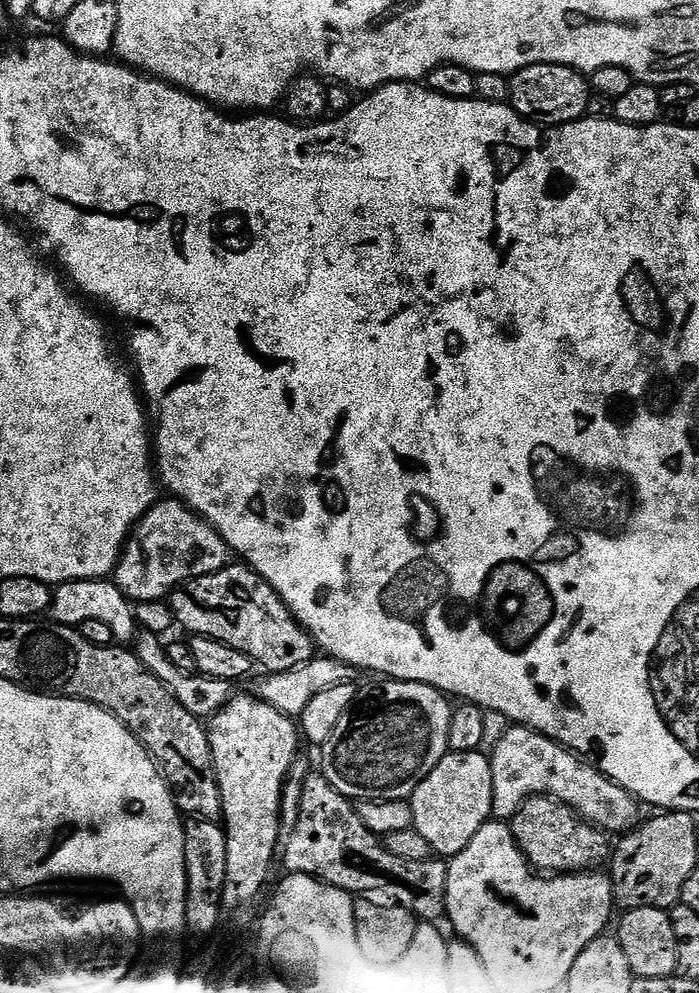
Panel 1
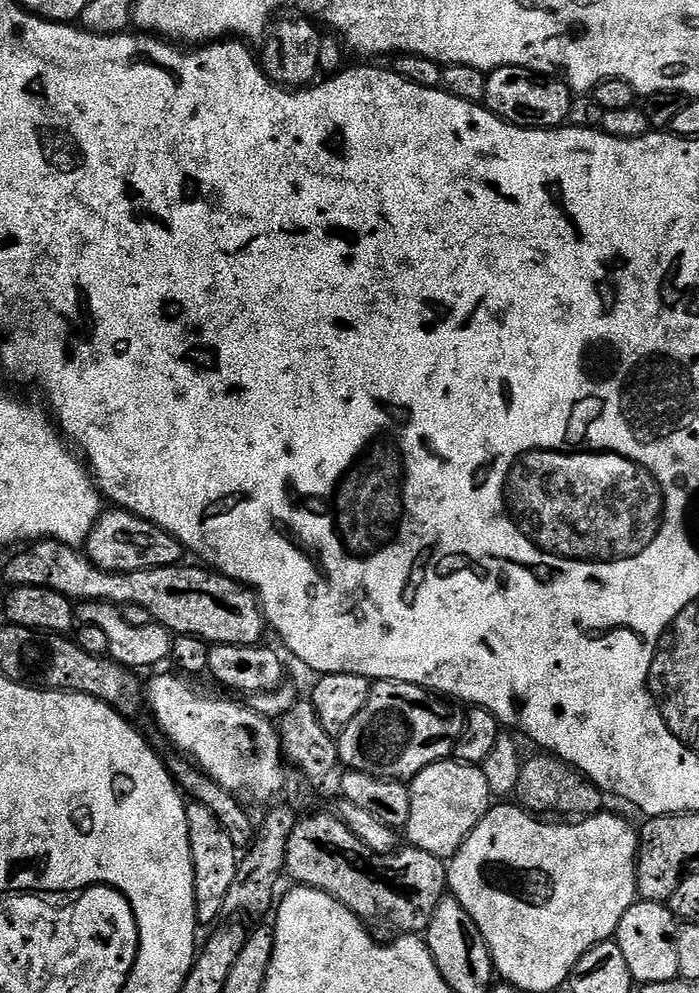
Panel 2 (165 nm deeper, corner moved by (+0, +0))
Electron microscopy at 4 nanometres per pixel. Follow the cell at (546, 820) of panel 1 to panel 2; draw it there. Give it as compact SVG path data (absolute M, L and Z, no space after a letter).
M536 755L540 756L532 756L529 760L527 757L520 766L520 777L514 793L515 803L519 807L533 814L551 814L556 818L583 818L605 811L605 793L577 768L570 767L559 756Z

